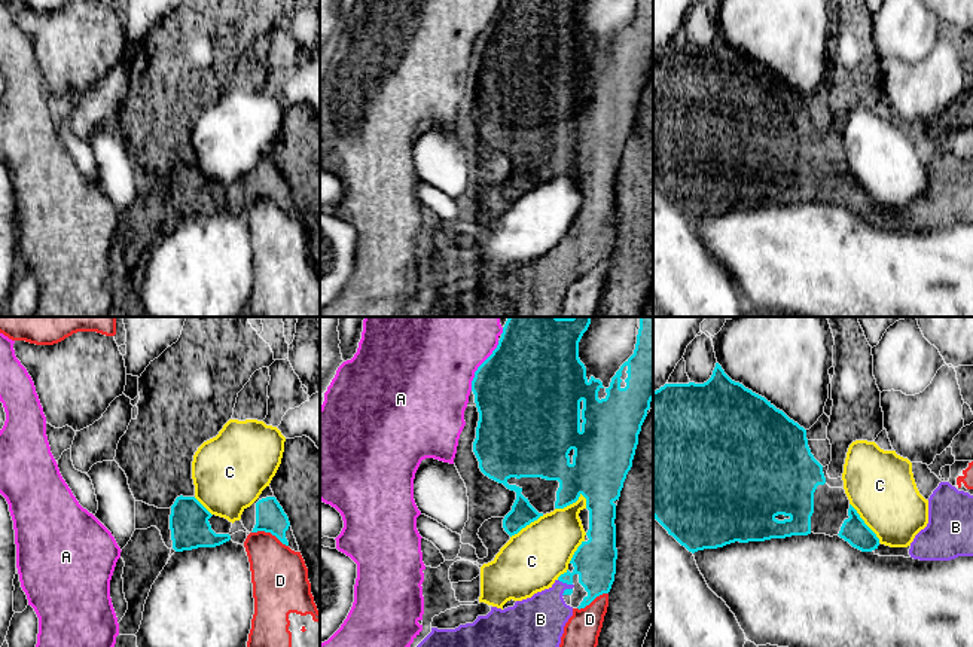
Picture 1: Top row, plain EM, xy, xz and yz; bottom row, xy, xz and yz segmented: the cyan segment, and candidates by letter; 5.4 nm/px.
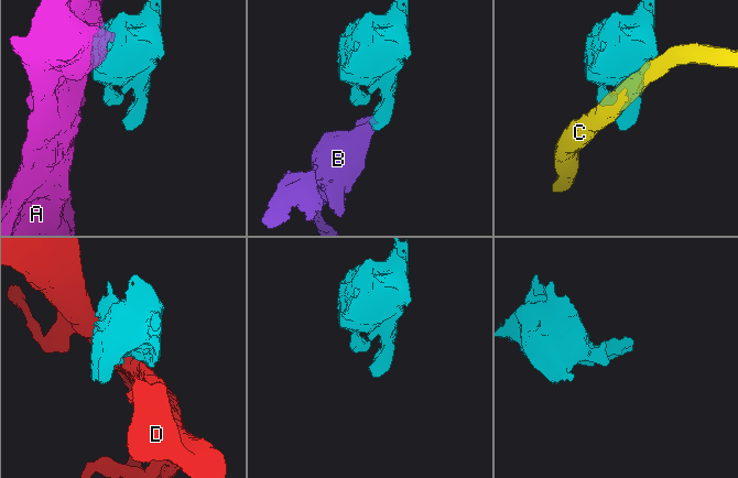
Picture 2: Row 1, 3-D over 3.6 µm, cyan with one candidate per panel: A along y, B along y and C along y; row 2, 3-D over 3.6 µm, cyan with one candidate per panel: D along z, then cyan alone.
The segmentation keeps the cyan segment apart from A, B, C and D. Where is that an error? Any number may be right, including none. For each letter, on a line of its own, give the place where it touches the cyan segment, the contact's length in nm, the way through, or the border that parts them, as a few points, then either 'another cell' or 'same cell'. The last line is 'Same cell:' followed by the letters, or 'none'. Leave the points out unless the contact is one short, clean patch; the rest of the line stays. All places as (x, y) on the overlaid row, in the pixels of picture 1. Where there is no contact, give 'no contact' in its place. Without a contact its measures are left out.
A: meets cyan in xz at (479, 366); contact 320 nm long; another cell
B: meets cyan in xz at (566, 582); contact 90 nm long; runs through xz (594, 561), (576, 570), (566, 582), (552, 597), (540, 619); same cell
C: meets cyan in xz at (570, 503); contact 190 nm long; another cell
D: meets cyan in xy at (270, 531); contact 220 nm long; another cell
Same cell: B

